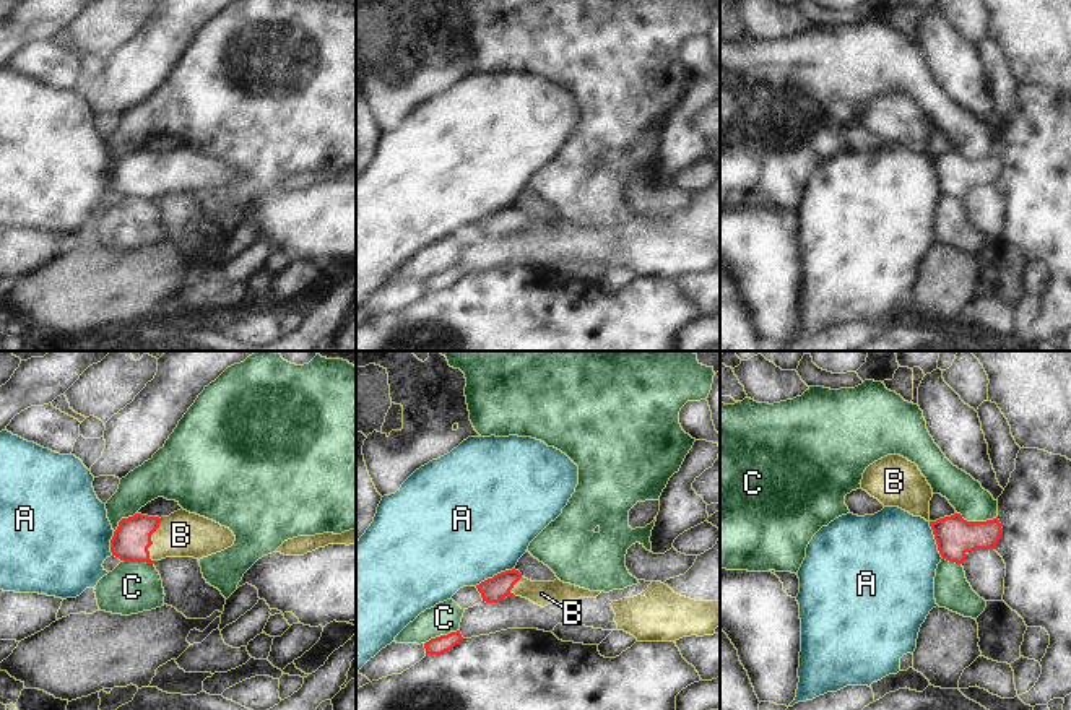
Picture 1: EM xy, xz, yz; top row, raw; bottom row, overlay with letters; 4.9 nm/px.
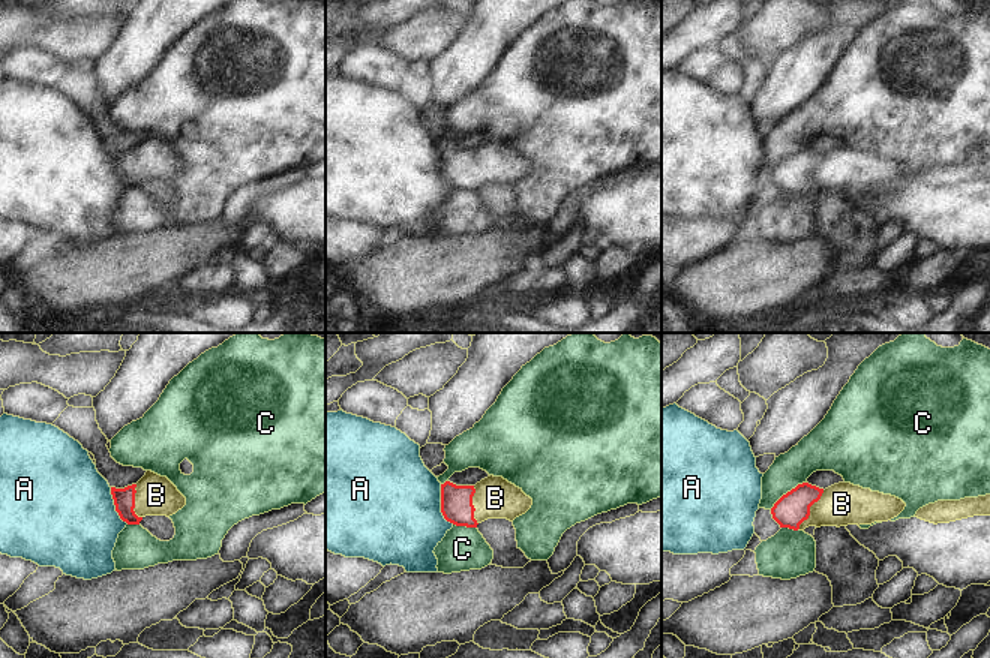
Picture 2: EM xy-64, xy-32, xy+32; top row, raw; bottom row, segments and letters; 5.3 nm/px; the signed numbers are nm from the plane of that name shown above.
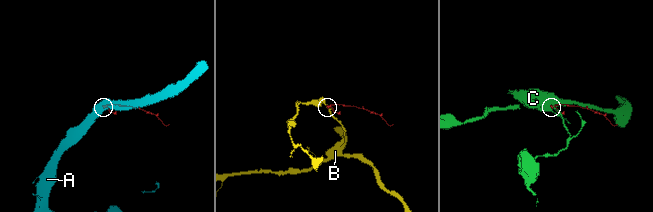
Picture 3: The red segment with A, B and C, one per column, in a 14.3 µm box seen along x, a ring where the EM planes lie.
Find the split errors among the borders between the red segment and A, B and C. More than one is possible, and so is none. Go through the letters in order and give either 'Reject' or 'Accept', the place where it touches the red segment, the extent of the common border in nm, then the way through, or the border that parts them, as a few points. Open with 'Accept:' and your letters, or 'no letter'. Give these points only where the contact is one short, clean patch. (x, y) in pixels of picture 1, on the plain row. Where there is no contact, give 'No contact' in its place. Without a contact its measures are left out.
Accept: B
A: Reject. Touches red at xz (494, 212). Shared border 220 nm. Boundary: xz (514, 203), (475, 221)
B: Accept. Touches red at xy (150, 176). Shared border 220 nm
C: Reject. Touches red at yz (977, 158). Shared border 200 nm

